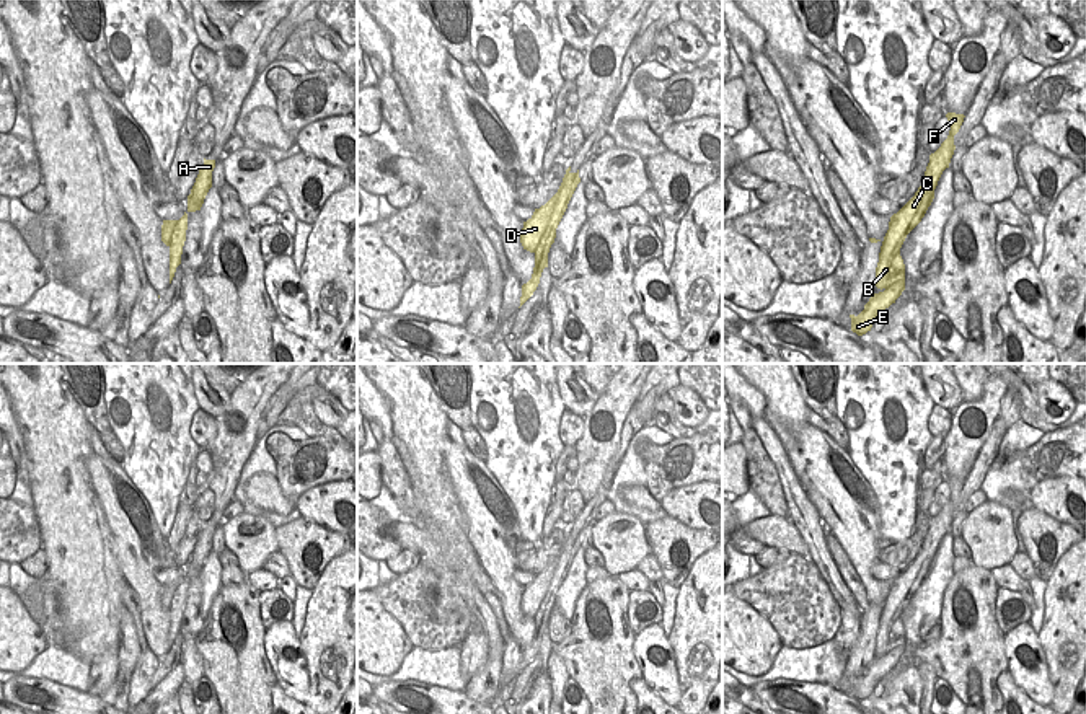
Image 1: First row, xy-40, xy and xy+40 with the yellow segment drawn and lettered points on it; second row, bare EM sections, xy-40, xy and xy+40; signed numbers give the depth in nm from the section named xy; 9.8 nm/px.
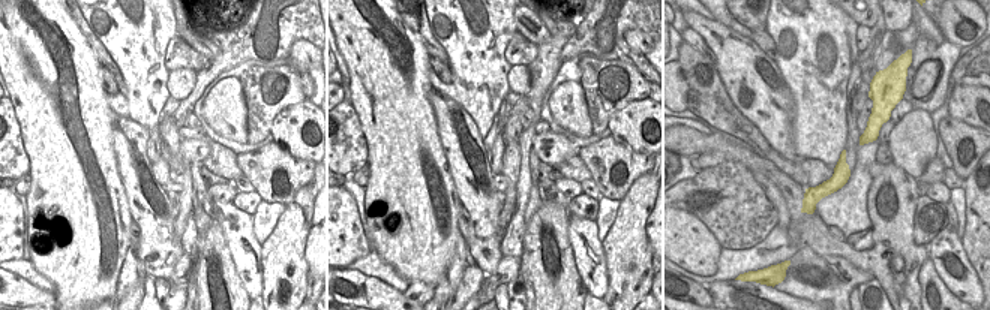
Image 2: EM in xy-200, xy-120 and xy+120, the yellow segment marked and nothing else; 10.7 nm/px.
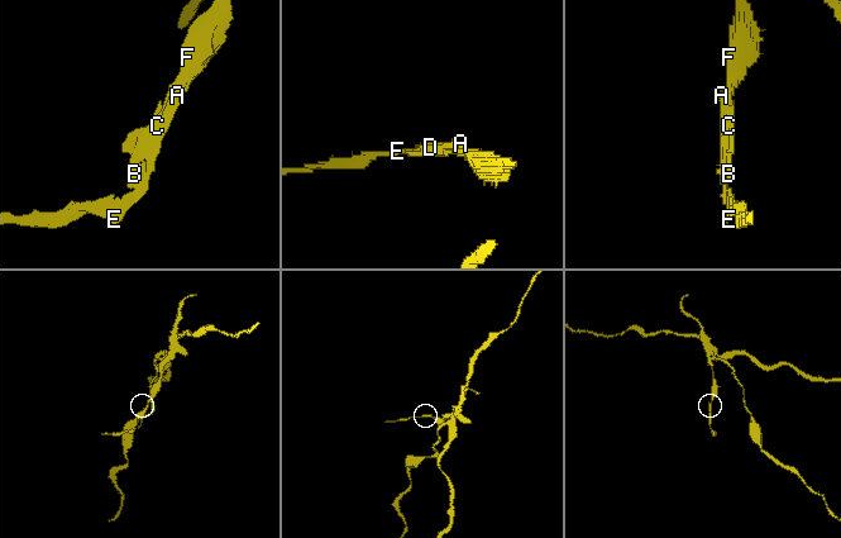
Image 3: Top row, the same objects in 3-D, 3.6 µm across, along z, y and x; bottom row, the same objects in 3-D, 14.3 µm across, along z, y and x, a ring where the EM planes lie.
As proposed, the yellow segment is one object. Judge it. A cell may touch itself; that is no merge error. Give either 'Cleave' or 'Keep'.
Cleave.

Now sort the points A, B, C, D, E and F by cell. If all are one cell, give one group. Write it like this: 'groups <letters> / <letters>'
groups A E / B C D F

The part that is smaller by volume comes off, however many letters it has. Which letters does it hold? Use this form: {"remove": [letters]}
{"remove": ["A", "E"]}

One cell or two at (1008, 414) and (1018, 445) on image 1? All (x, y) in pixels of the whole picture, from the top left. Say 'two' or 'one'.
two

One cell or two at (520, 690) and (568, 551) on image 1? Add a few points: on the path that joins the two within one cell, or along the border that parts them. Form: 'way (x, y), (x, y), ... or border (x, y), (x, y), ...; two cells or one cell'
border (547, 631), (537, 654), (530, 661); two cells

